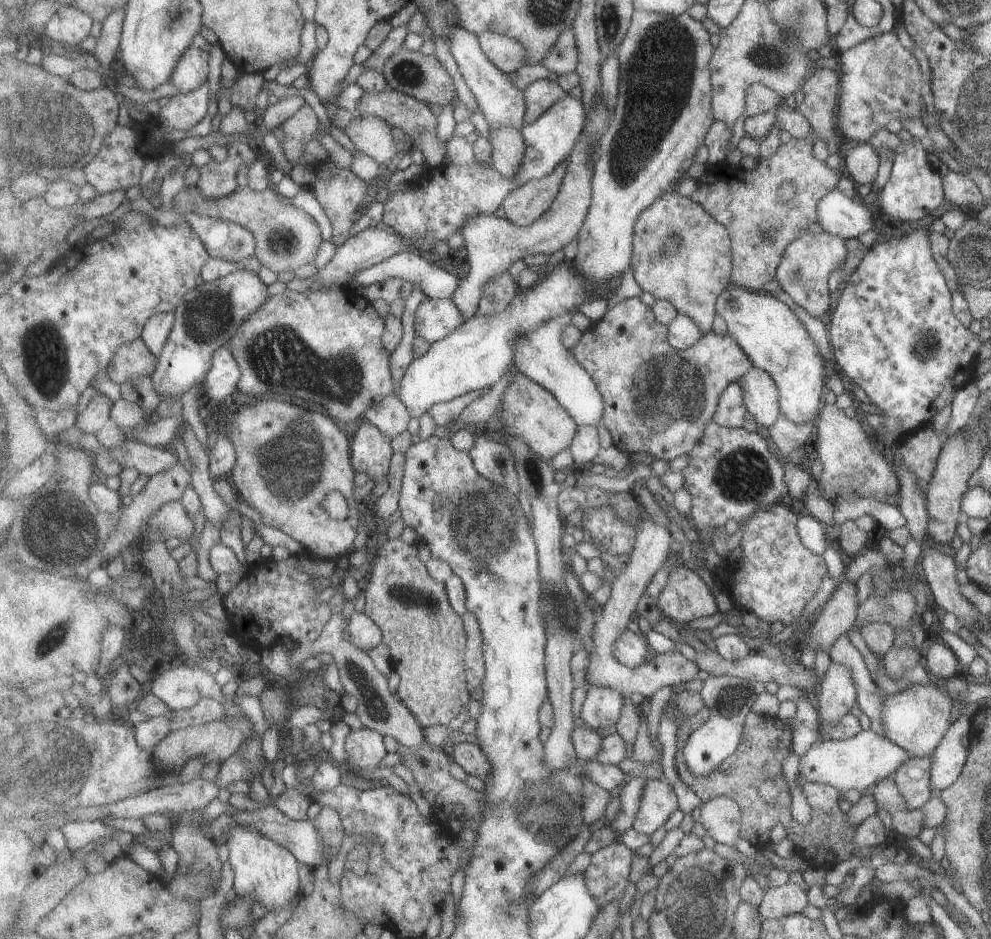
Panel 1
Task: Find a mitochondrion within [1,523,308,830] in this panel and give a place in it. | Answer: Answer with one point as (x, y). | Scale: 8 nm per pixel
(52, 635)

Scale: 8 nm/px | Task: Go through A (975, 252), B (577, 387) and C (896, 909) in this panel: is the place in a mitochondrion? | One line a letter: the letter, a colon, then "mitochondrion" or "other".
A: mitochondrion
B: other
C: other

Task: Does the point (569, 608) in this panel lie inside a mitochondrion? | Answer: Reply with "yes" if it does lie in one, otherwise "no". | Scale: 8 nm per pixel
yes

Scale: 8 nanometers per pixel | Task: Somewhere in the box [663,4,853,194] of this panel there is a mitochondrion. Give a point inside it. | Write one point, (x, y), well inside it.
(775, 58)

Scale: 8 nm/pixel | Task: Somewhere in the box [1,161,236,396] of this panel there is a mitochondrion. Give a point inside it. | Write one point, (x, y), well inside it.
(42, 352)

